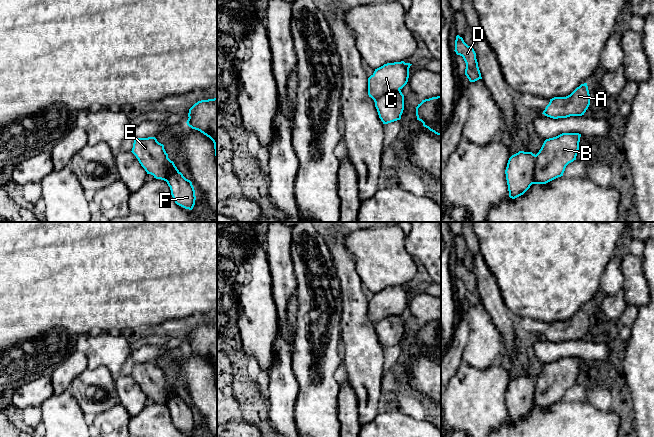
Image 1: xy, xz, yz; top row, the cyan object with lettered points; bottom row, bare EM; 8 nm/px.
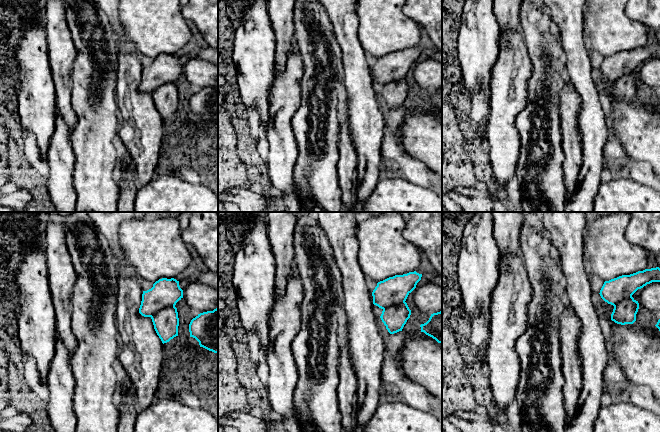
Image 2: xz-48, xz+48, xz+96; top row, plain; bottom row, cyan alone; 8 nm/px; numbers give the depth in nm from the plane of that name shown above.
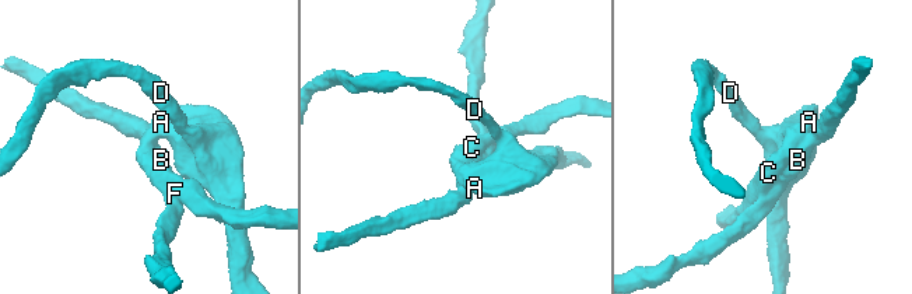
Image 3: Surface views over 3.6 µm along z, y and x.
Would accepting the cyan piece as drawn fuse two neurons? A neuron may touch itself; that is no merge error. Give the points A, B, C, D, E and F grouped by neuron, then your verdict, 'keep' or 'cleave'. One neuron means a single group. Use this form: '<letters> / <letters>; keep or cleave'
A B C D E F; keep

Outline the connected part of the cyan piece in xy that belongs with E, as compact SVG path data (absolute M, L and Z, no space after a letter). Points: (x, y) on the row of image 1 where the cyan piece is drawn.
M155 137L134 138L131 151L147 174L167 182L175 203L192 210L195 205L195 190L192 182L186 179L168 158L164 145Z

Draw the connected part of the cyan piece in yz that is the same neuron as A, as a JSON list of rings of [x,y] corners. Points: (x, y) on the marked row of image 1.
[[[584,83],[566,97],[554,97],[550,99],[542,114],[553,119],[582,116],[589,105],[590,94],[587,83]]]

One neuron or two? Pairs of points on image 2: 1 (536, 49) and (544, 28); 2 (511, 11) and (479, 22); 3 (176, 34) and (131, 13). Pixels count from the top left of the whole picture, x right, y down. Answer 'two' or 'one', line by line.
1: one
2: two
3: one

